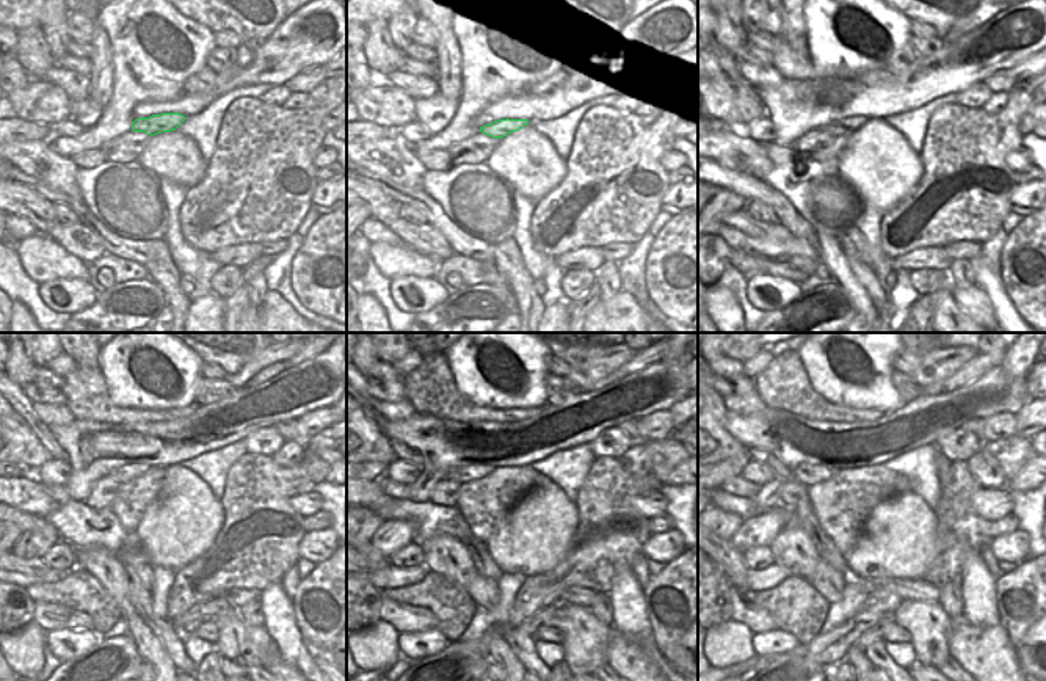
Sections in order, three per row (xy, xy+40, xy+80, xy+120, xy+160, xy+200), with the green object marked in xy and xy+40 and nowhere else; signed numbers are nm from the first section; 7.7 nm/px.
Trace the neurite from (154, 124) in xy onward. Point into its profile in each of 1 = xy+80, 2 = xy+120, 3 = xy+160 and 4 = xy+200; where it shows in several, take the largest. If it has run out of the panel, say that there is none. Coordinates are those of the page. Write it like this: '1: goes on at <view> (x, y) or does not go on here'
1: goes on at xy+80 (841, 127)
2: goes on at xy+120 (126, 473)
3: goes on at xy+160 (463, 474)
4: goes on at xy+200 (808, 474)

